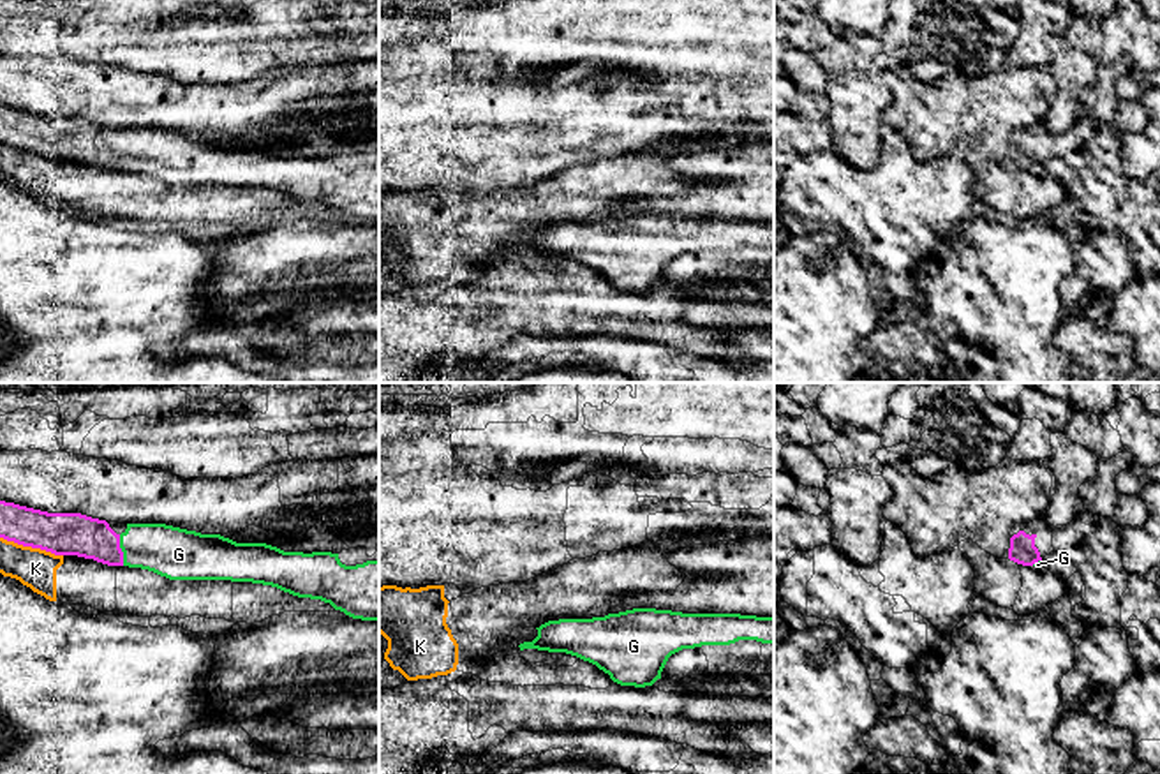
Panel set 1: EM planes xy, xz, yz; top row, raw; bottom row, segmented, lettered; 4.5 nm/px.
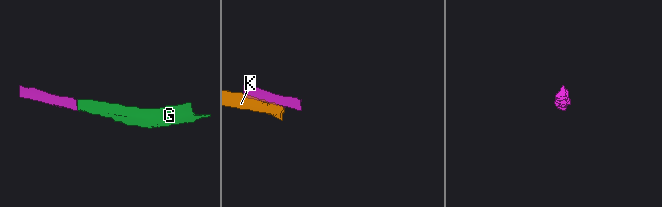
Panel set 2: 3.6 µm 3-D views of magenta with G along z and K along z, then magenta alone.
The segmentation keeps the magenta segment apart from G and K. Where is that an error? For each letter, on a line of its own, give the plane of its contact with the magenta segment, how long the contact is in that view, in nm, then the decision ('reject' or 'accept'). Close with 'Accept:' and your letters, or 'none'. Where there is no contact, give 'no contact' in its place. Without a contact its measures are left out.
G: contact in xy; length 150 nm; accept
K: contact in xy; length 300 nm; reject
Accept: G

